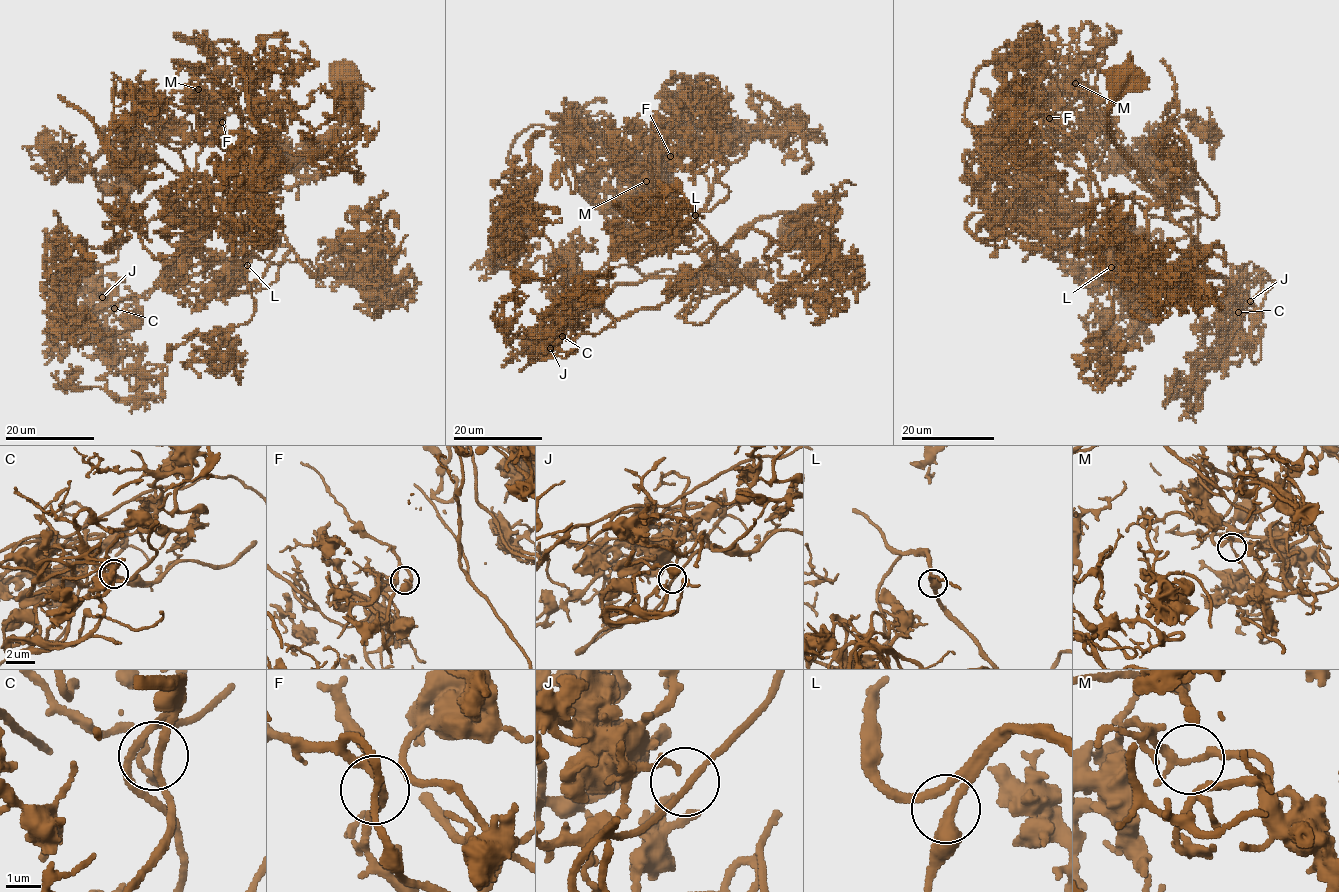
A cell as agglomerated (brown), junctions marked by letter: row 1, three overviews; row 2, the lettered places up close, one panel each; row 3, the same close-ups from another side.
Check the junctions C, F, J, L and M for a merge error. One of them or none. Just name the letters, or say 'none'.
none

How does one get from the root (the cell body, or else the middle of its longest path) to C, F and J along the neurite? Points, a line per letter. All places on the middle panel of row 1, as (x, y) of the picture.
C: (800, 222), (788, 213), (762, 216), (701, 271), (698, 292), (681, 289), (599, 333), (562, 336)
F: (800, 222), (762, 216), (703, 260), (658, 223), (614, 143), (597, 151), (622, 145), (666, 171), (670, 156)
J: (800, 222), (788, 213), (756, 220), (701, 271), (698, 292), (681, 289), (599, 333), (560, 337), (550, 348)

